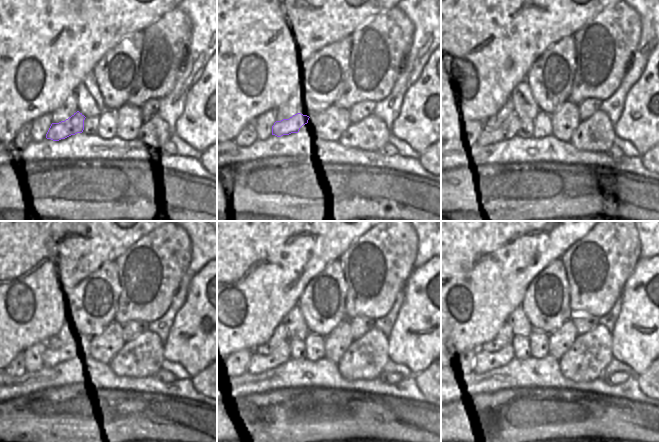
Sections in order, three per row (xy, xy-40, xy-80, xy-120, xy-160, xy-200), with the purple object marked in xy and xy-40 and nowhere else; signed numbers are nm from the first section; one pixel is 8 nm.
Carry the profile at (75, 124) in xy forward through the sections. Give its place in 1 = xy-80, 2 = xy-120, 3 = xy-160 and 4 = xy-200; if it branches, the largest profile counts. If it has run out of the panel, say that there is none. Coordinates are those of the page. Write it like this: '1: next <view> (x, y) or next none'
1: next xy-80 (506, 129)
2: next xy-120 (52, 356)
3: next xy-160 (257, 363)
4: next xy-200 (484, 361)

